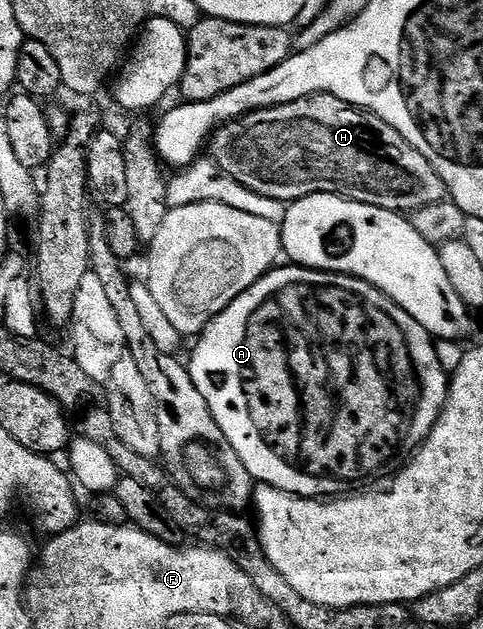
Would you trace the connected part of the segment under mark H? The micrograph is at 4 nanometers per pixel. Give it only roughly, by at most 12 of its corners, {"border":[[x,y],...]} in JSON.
{"border":[[332,94],[211,135],[237,184],[284,204],[336,194],[410,212],[433,164]]}

